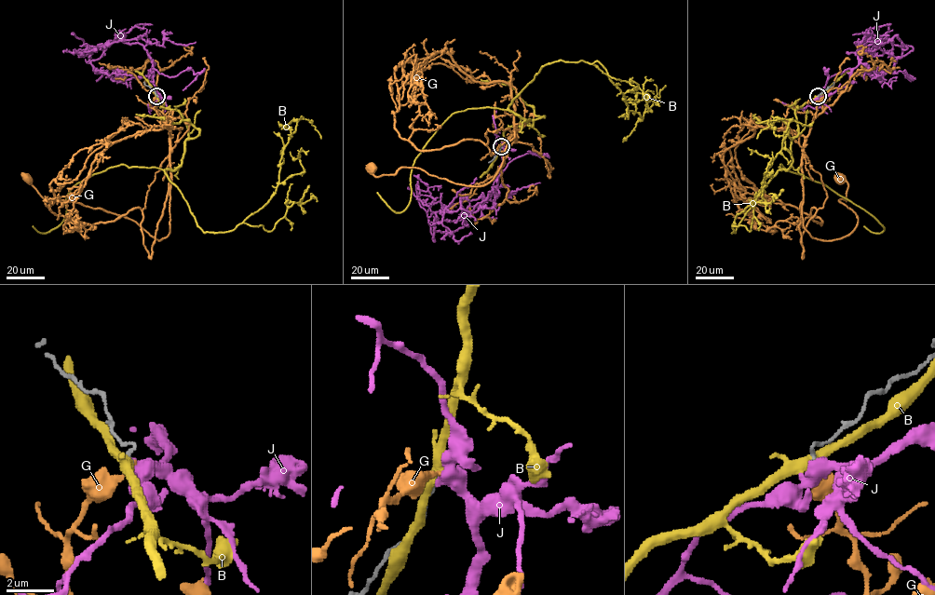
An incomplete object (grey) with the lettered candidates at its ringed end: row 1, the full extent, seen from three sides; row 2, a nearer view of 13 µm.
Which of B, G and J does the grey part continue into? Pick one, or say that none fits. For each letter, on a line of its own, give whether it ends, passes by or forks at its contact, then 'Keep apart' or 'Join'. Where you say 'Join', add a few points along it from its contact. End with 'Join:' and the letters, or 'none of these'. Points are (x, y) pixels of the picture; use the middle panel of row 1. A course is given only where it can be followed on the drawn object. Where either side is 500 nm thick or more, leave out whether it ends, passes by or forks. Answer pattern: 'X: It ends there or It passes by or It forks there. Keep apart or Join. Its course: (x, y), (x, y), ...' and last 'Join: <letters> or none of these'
B: It forks there. Keep apart
G: It ends there. Keep apart
J: It passes by. Keep apart
Join: none of these

